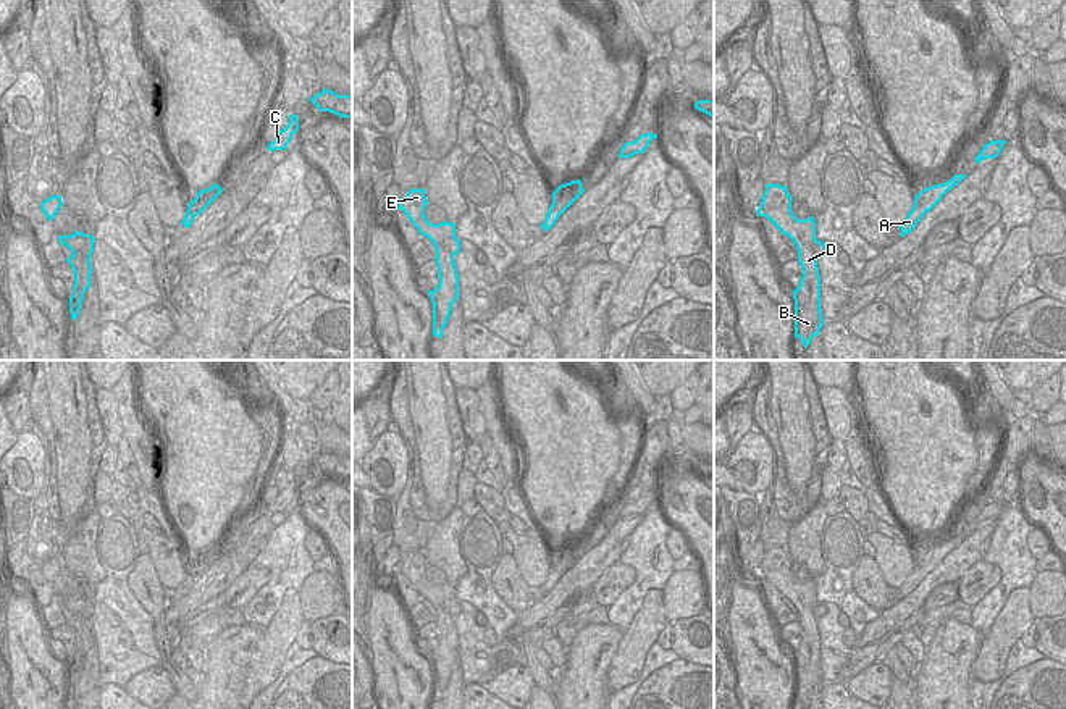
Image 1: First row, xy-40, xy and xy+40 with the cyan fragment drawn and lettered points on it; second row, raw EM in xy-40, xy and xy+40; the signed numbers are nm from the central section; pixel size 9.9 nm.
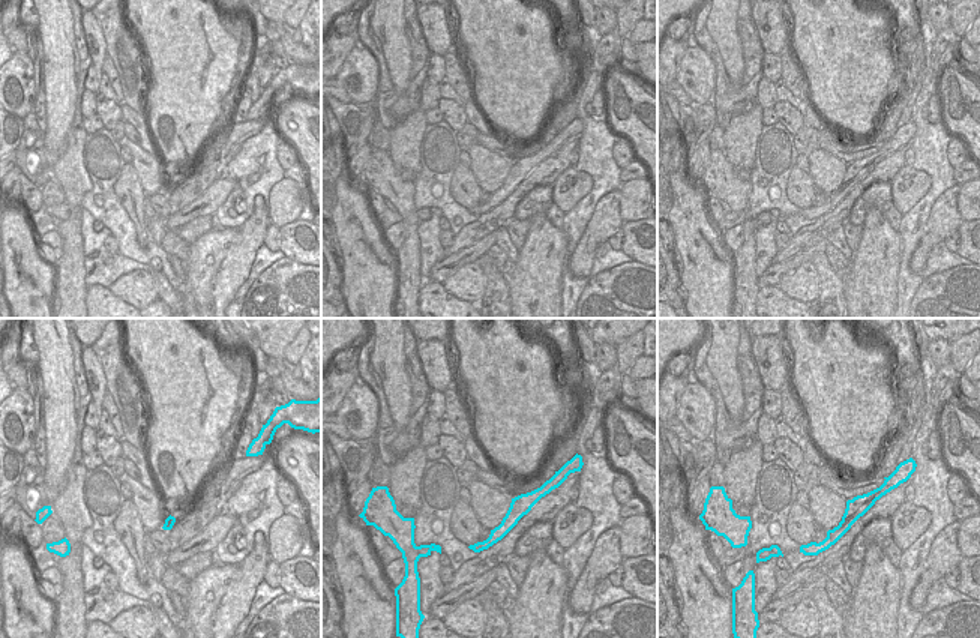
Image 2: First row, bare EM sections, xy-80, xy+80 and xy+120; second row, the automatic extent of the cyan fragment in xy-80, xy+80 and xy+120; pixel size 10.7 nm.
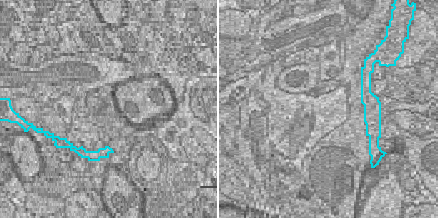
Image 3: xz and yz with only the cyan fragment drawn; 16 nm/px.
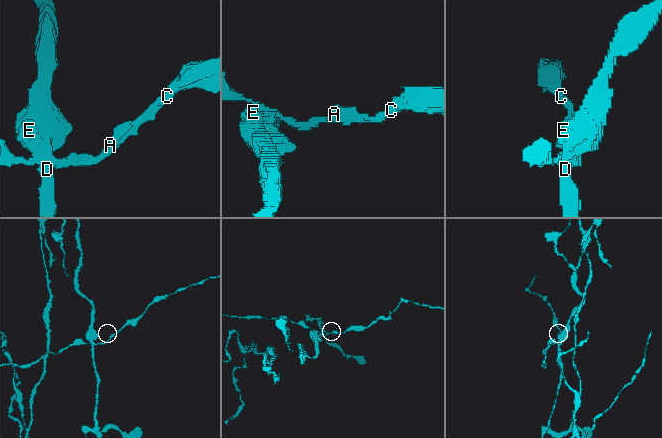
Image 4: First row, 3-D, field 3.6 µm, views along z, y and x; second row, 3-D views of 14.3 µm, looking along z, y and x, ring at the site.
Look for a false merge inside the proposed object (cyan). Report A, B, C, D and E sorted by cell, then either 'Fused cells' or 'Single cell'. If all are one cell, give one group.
Groups: A C / B D E. Fused cells.

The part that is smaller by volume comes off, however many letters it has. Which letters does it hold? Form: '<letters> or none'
A, C.

